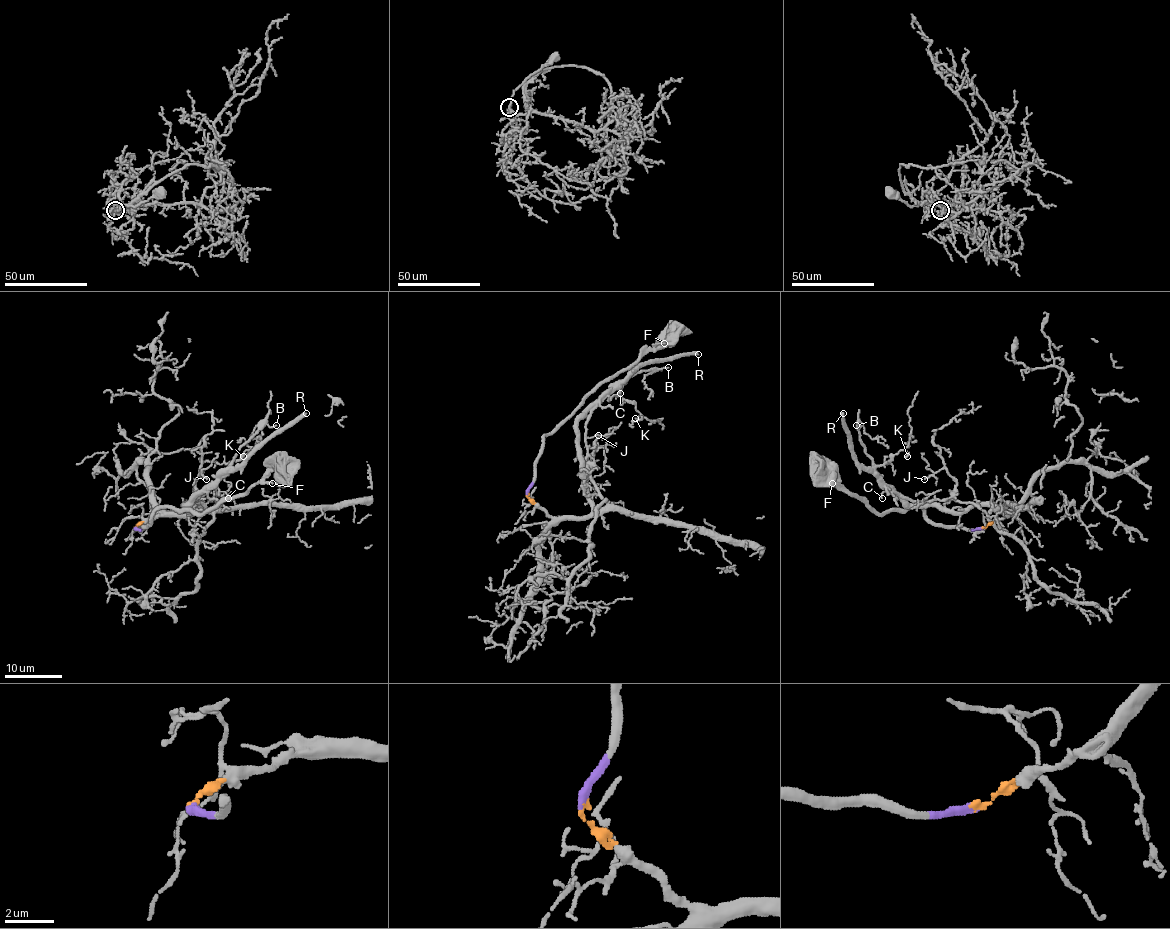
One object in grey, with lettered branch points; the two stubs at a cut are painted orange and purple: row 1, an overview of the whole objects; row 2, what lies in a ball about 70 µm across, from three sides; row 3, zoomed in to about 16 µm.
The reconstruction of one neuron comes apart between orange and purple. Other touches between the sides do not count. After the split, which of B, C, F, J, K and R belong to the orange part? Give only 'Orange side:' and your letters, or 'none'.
Orange side: B, C, J, K, R

